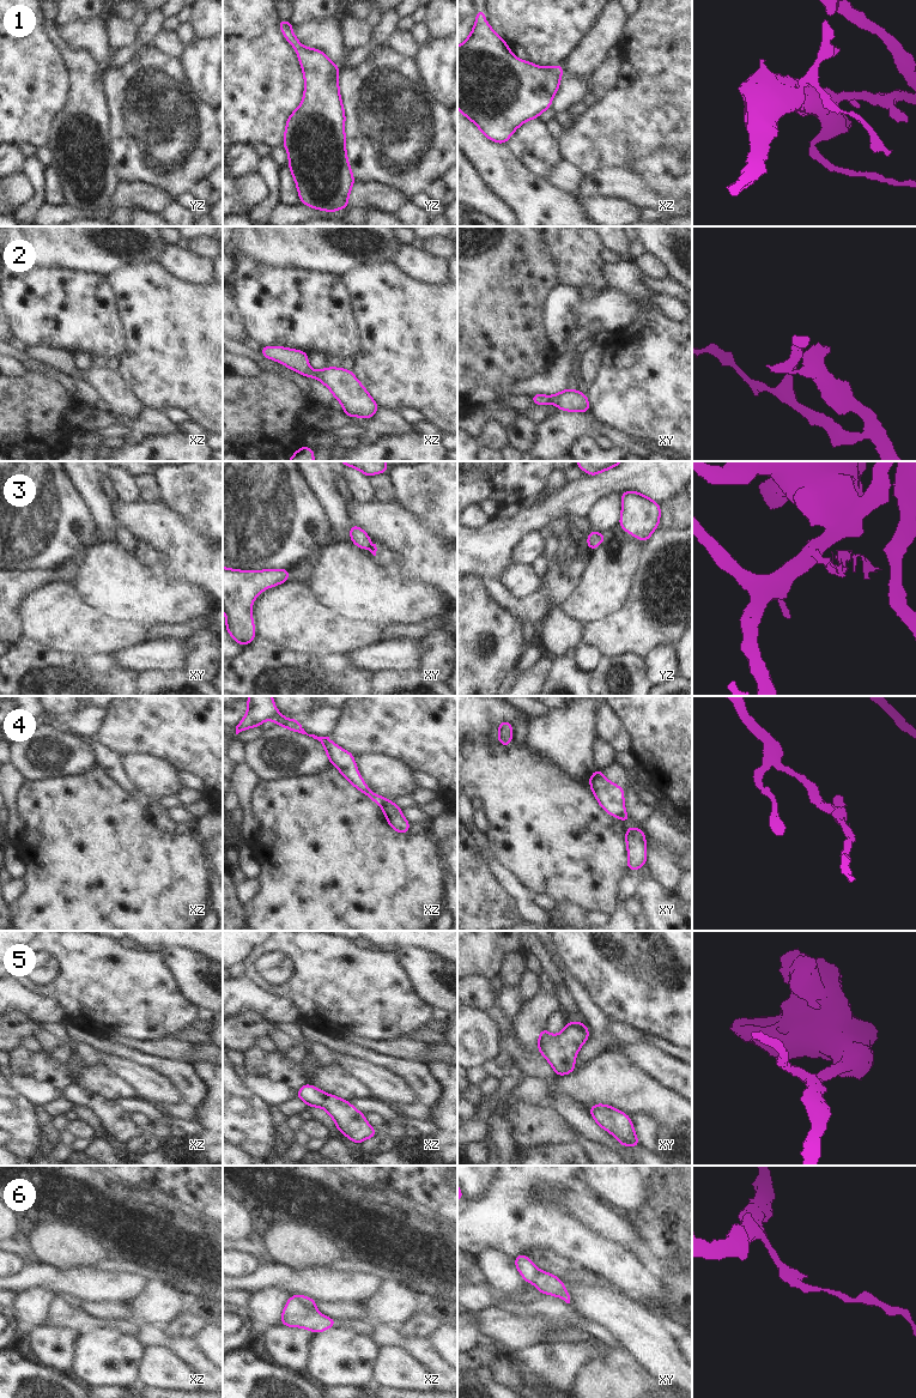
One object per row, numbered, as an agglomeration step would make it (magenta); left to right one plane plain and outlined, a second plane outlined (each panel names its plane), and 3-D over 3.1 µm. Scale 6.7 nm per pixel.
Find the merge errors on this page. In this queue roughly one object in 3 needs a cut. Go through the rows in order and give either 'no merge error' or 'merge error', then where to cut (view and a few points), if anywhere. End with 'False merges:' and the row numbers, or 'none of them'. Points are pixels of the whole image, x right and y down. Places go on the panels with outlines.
1: no merge error; no cut
2: no merge error; no cut
3: merge error; cut in yz along (602, 534), (600, 543)
4: merge error; cut in xz along (389, 800), (383, 808)
5: no merge error; no cut
6: merge error; cut in xz along (292, 1296), (303, 1306), (315, 1309)
False merges: 3, 4, 6

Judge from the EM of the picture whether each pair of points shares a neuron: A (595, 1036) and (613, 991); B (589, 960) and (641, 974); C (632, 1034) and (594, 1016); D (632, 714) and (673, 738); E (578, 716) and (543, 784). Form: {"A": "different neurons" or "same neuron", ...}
{"A": "different neurons", "B": "same neuron", "C": "different neurons", "D": "same neuron", "E": "different neurons"}

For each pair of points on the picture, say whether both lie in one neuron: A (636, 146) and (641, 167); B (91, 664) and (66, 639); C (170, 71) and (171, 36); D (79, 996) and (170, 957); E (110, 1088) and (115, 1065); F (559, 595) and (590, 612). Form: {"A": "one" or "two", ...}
{"A": "two", "B": "two", "C": "two", "D": "two", "E": "two", "F": "two"}

